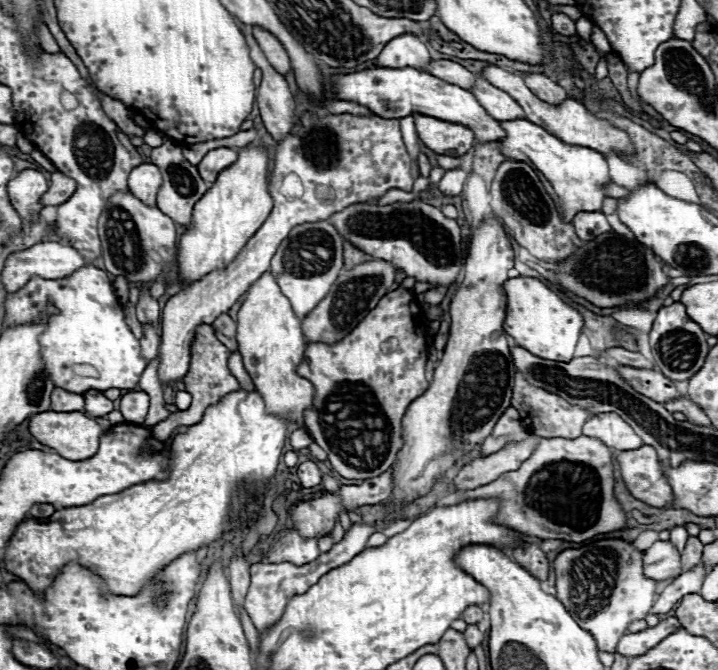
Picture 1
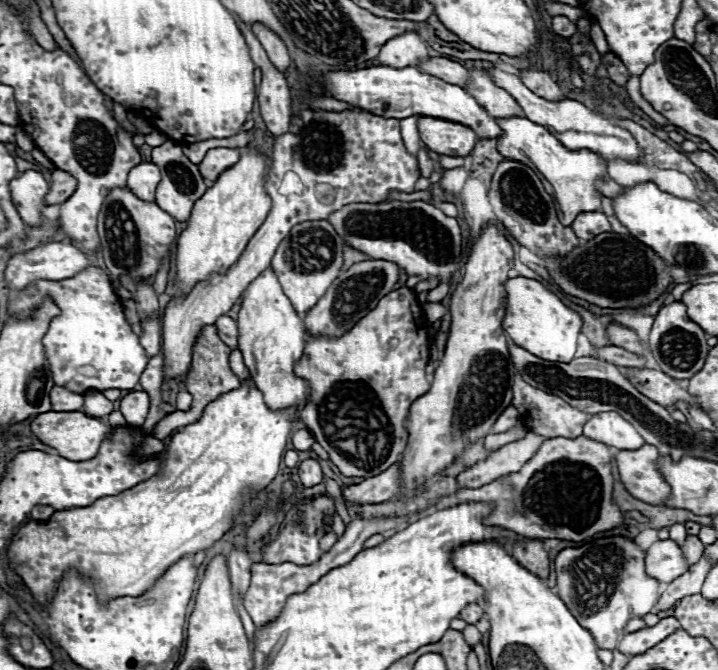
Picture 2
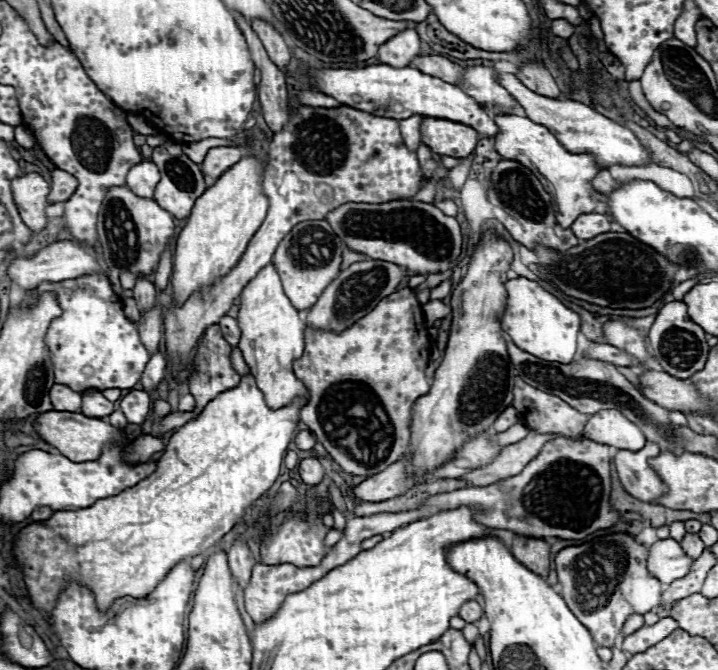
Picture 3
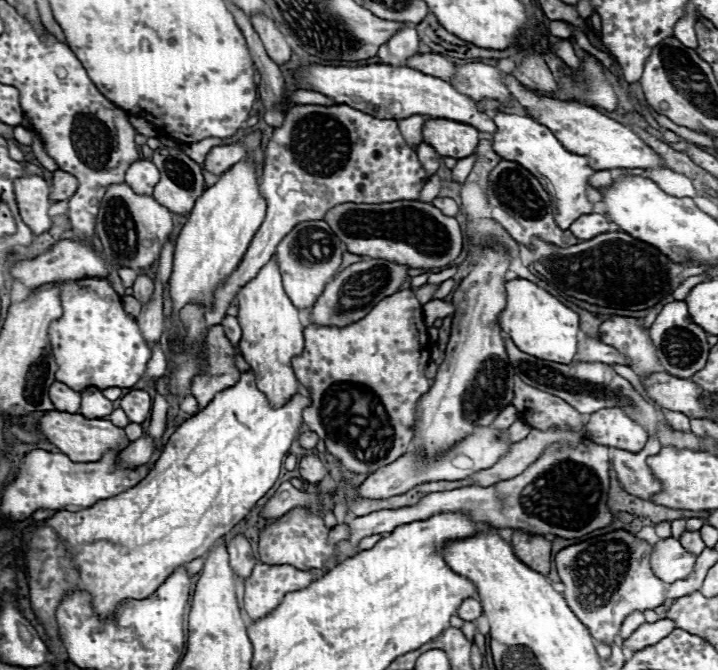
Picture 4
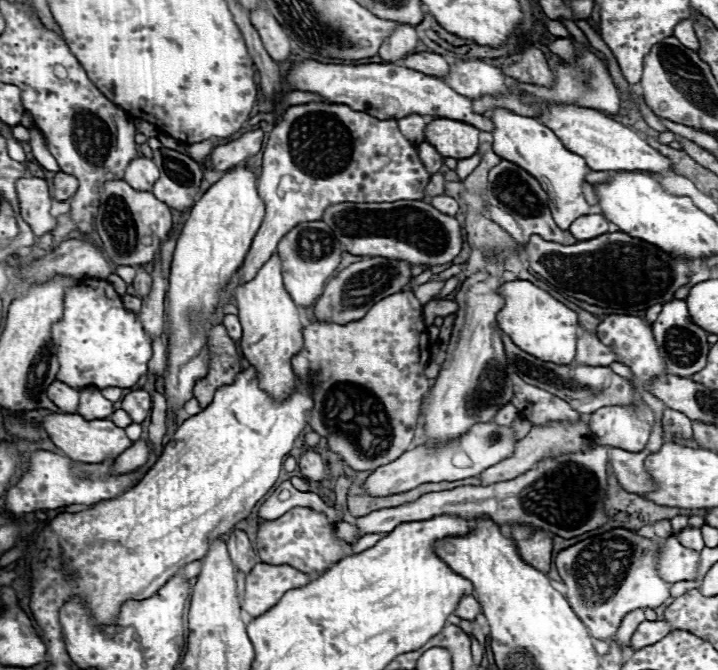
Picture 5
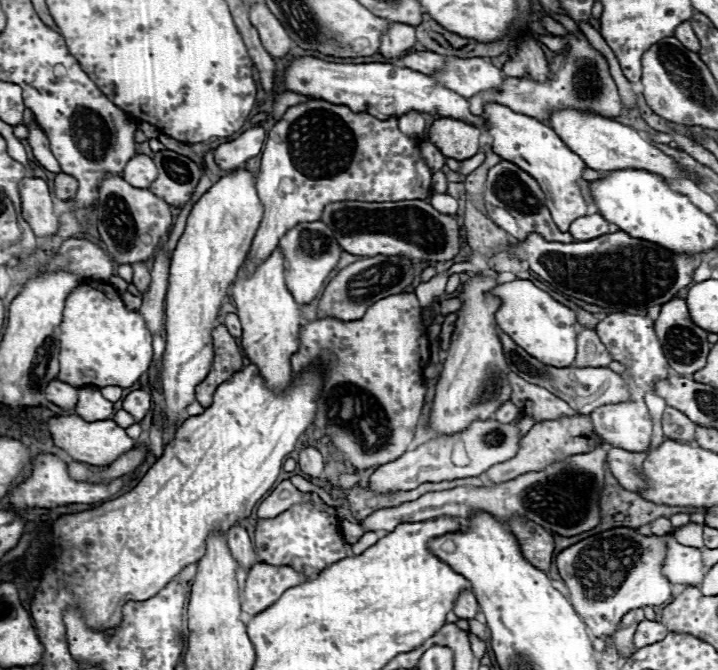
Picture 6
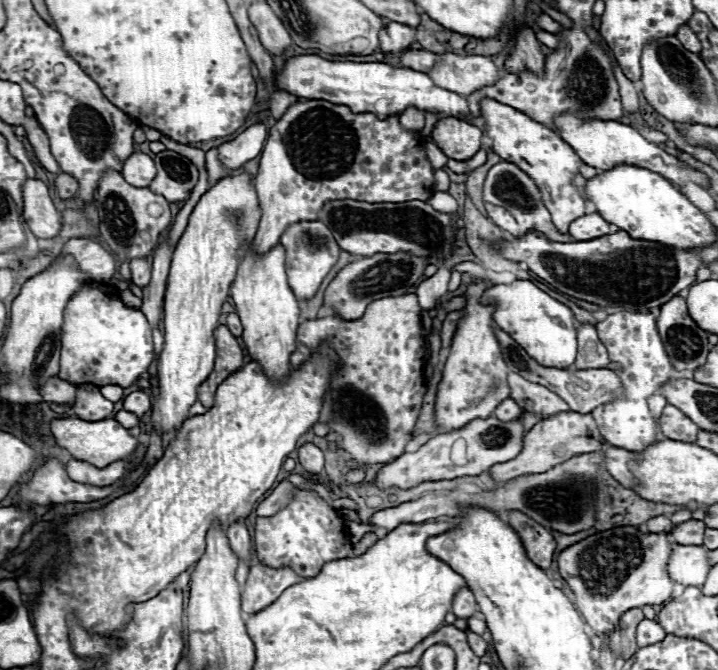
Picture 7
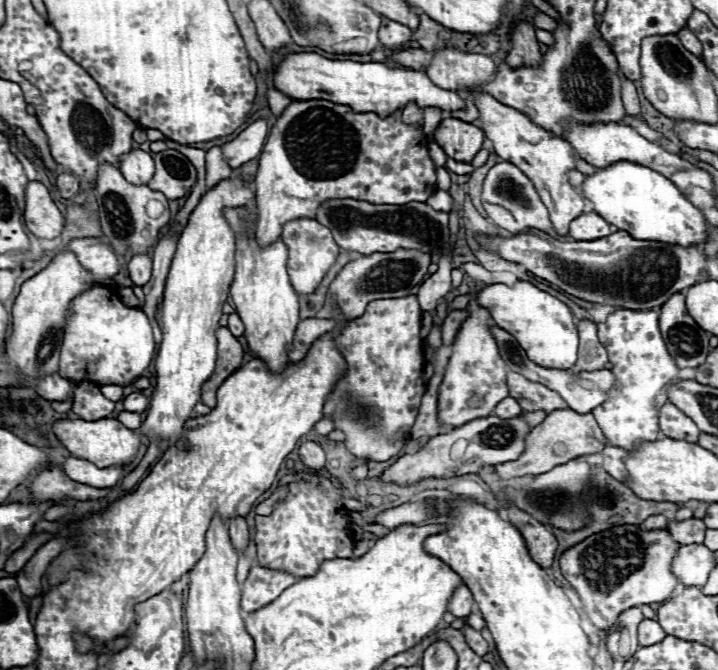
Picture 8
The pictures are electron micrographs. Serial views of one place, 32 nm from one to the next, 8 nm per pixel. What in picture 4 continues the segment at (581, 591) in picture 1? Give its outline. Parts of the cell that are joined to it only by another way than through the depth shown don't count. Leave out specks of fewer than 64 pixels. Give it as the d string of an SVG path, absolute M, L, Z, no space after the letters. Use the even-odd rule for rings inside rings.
M626 530L588 538L556 554L554 562L562 584L566 586L564 598L596 640L612 644L628 614L634 610L652 610L664 604L666 584L652 572L650 554L652 544Z

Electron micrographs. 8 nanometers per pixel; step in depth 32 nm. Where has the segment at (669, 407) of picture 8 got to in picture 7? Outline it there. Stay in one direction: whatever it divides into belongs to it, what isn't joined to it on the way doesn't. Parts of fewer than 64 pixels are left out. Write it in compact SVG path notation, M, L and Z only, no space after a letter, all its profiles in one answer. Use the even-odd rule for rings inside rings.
M666 404L662 410L660 428L664 436L672 440L696 440L698 436L698 426L686 414L682 414L678 408L670 404Z

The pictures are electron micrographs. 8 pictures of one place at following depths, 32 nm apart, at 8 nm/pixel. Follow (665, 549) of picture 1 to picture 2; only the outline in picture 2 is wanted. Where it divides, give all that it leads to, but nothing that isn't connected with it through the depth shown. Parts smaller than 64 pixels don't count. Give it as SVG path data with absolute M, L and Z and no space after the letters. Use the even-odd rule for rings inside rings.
M658 540L646 550L646 572L658 582L670 584L684 572L688 572L688 564L680 546L674 540Z

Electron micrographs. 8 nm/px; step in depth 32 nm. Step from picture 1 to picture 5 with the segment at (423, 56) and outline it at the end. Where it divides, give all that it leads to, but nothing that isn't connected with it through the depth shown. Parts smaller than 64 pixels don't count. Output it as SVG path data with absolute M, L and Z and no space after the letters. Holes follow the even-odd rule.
M398 24L392 34L382 42L380 46L380 56L384 62L398 62L406 56L410 56L410 52L414 52L416 48L416 30L408 24Z

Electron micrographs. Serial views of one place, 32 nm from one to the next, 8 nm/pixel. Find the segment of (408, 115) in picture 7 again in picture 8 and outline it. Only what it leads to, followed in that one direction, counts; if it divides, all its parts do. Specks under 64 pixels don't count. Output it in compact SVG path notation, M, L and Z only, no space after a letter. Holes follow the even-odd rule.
M406 104L406 108L402 108L402 120L406 124L422 124L422 108L416 104Z

